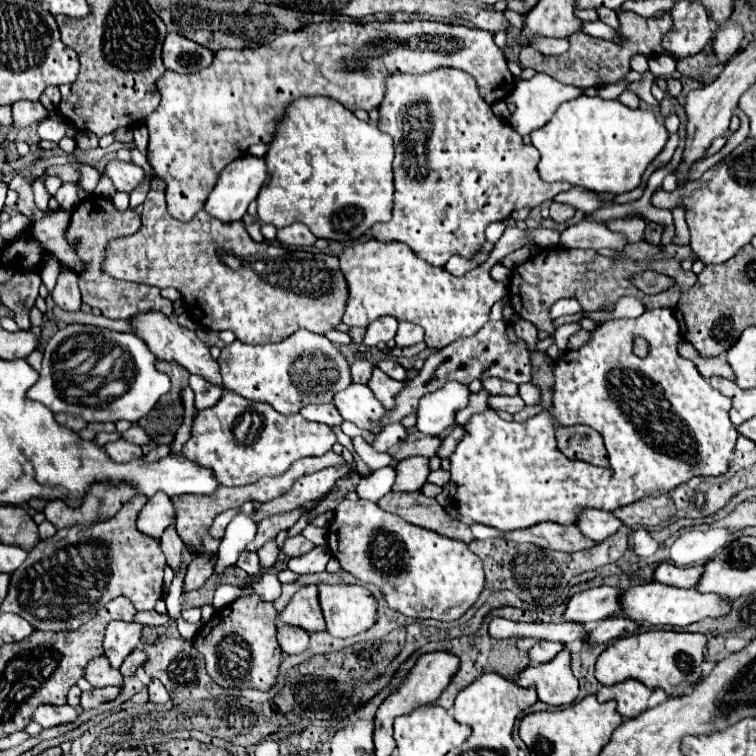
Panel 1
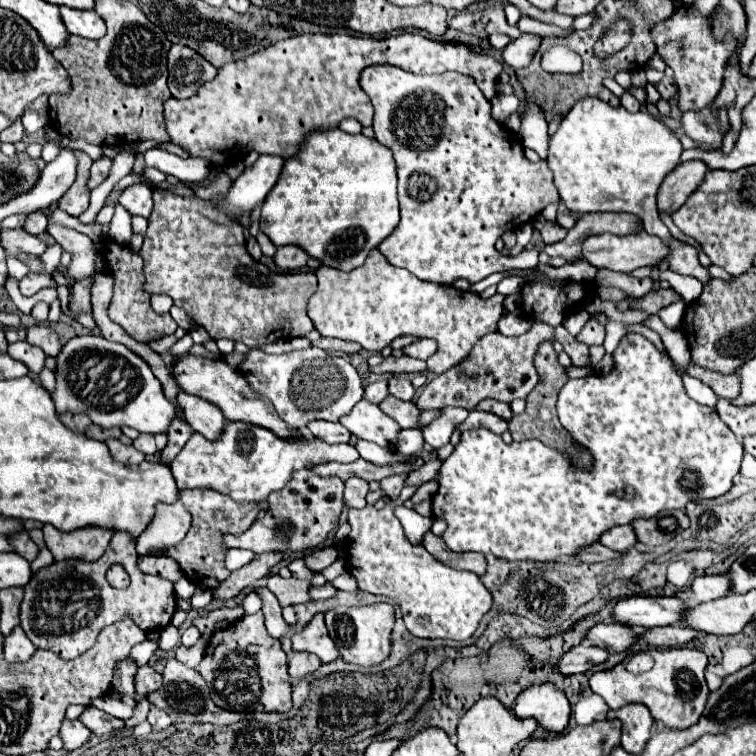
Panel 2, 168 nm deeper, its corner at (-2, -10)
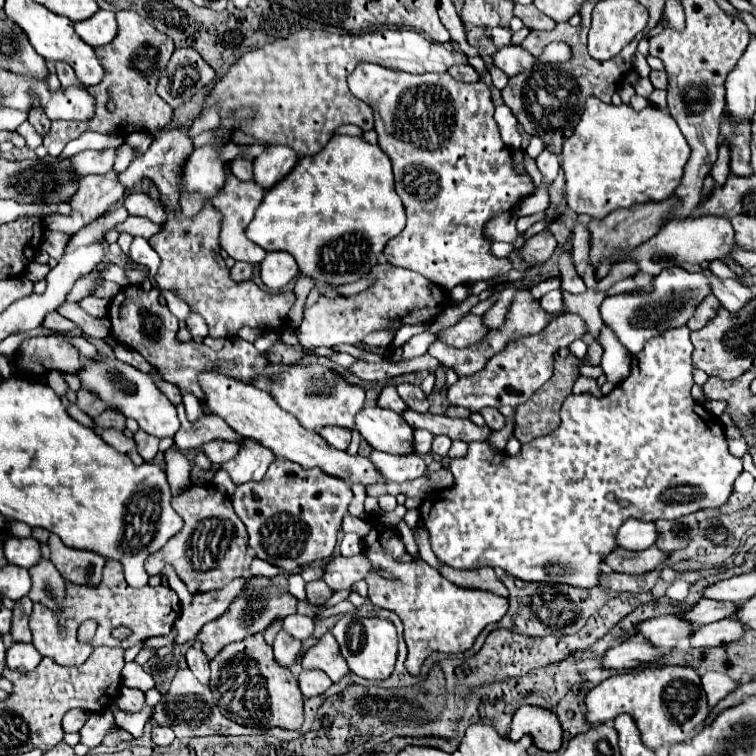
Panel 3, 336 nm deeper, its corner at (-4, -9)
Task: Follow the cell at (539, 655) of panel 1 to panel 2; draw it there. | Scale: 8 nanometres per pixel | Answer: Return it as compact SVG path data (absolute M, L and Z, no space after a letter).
M574 646L562 660L560 660L560 672L566 676L572 674L580 674L580 672L588 672L592 666L604 664L608 660L610 652L604 648L596 648L596 646Z

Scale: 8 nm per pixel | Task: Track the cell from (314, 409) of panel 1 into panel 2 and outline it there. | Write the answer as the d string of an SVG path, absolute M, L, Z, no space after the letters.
M316 420L308 424L308 430L328 442L328 444L340 444L340 442L350 442L350 432L340 424L340 422L324 422L324 420Z

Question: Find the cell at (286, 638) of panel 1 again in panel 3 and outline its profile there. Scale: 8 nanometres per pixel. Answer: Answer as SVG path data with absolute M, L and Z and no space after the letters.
M304 669L298 677L298 685L300 685L300 691L304 693L304 697L314 697L314 695L324 693L332 685L332 681L324 671Z

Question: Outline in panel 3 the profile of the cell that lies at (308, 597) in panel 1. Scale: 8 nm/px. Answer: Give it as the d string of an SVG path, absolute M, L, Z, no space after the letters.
M330 631L324 633L324 637L320 637L318 643L312 645L304 653L302 667L304 669L322 669L332 681L338 681L340 677L344 677L350 671L346 661L342 659L338 643Z

